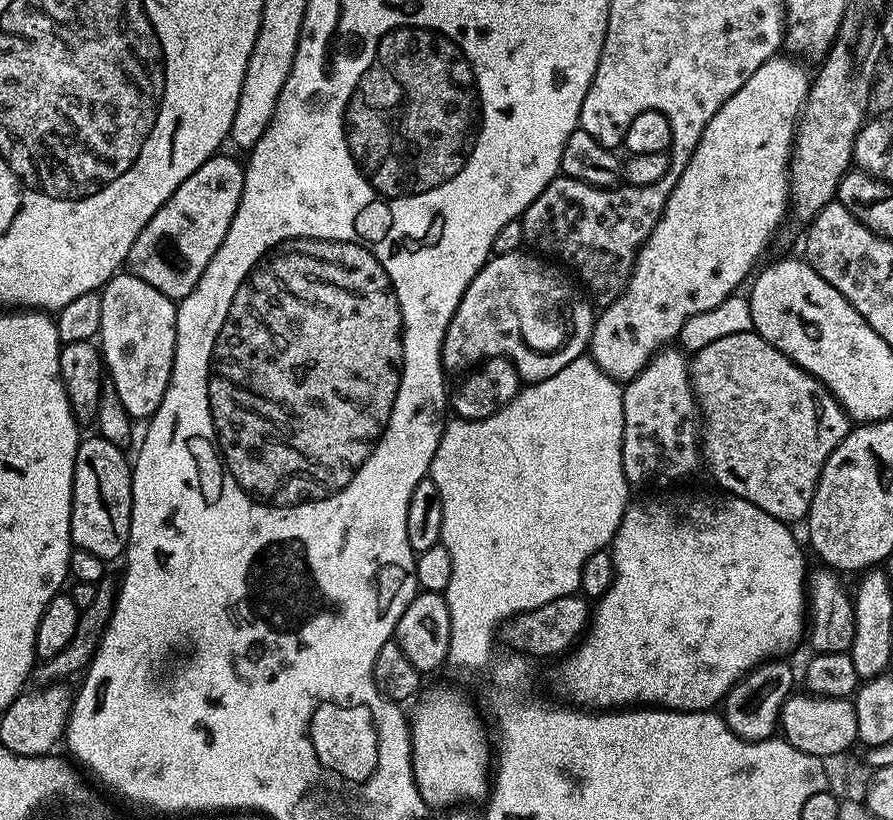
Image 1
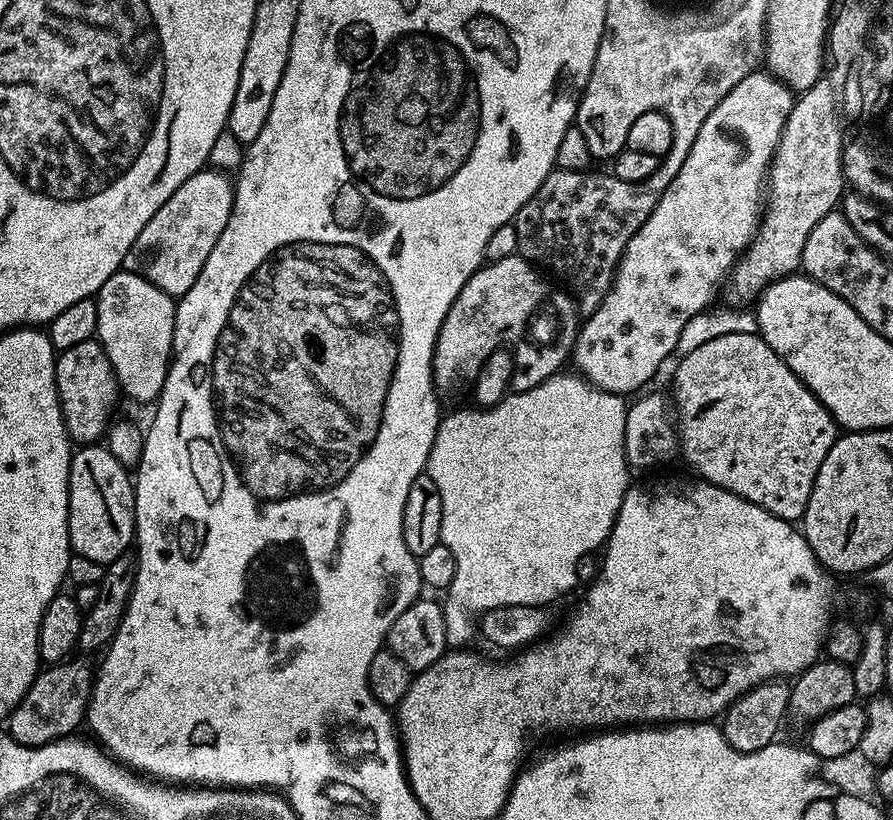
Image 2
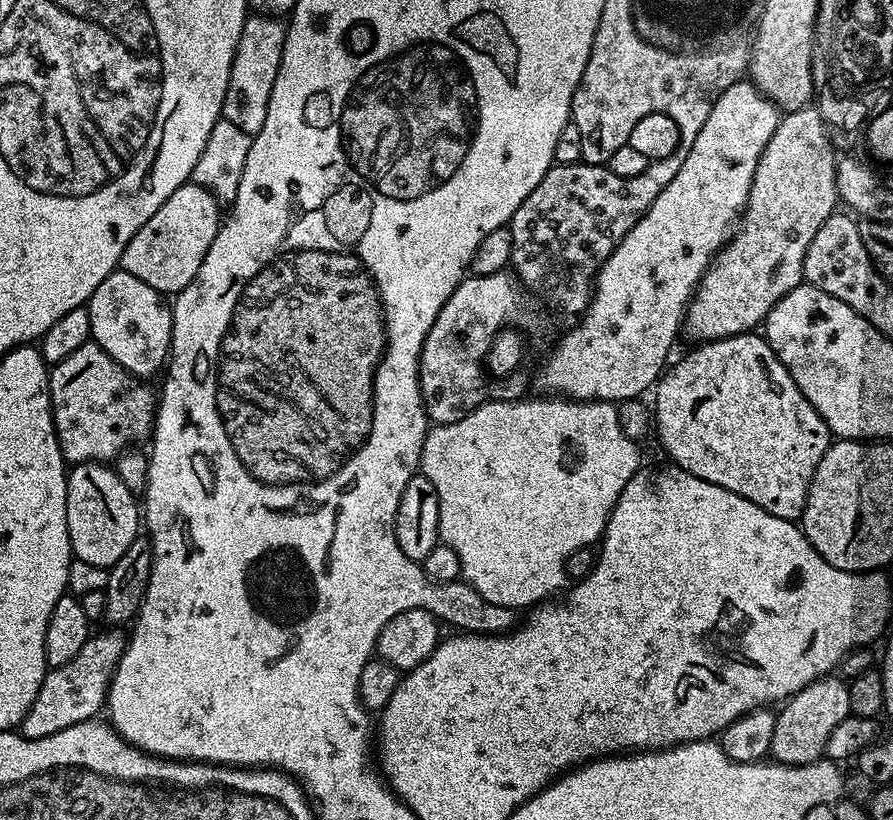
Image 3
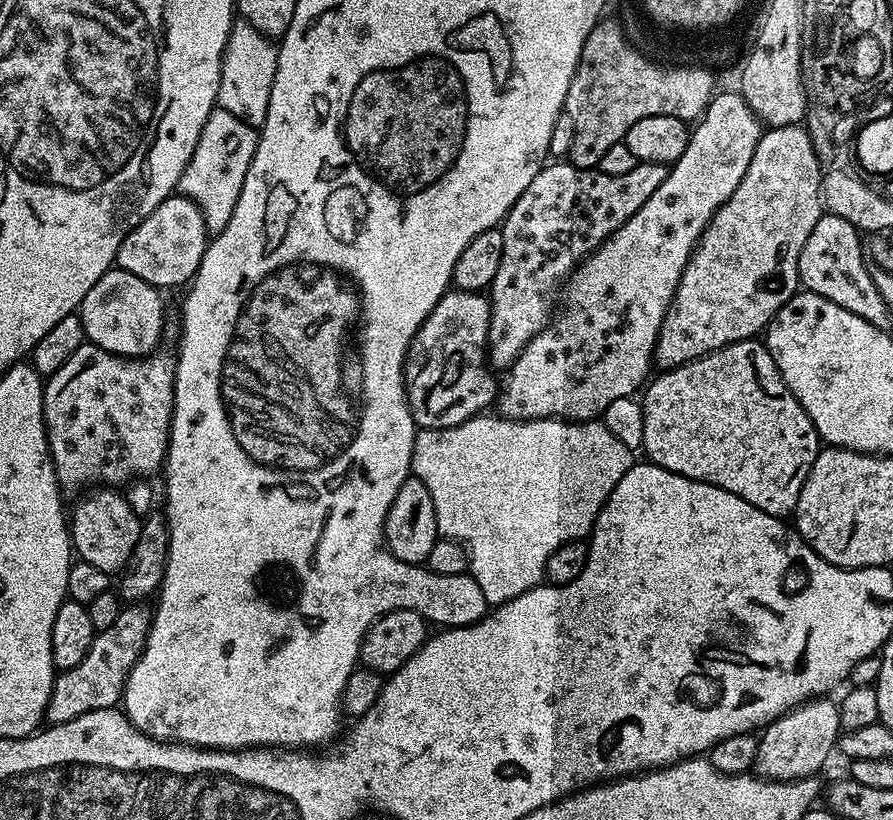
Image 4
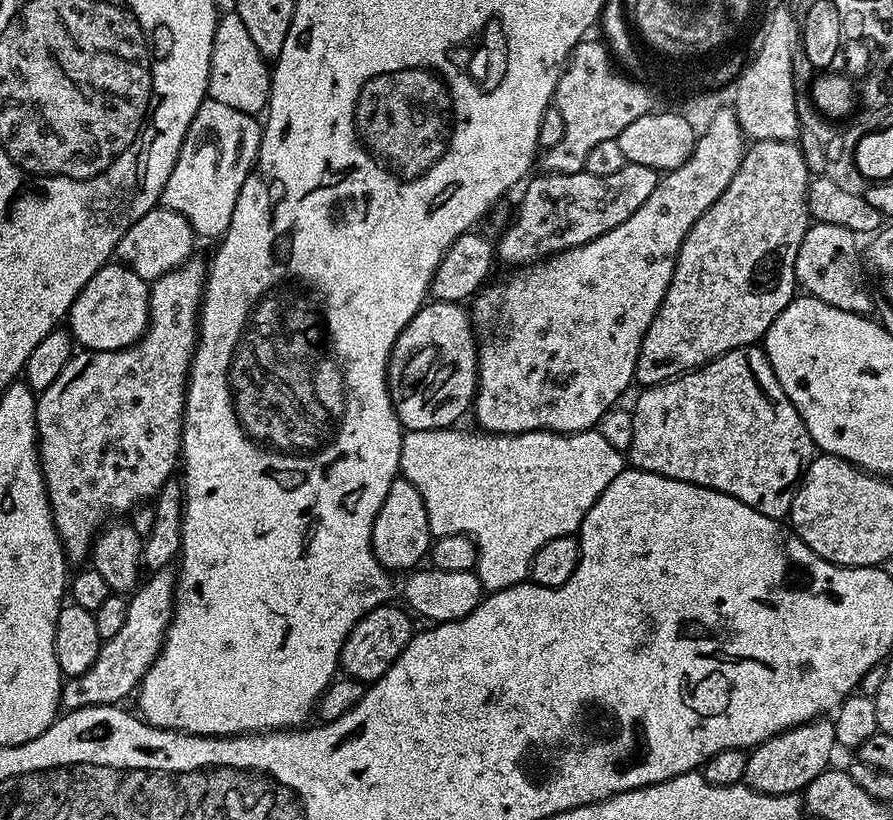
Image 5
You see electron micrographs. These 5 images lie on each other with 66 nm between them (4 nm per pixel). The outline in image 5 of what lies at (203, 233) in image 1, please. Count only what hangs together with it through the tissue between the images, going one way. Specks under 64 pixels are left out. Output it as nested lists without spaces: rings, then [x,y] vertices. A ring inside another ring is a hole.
[[[157,206],[142,214],[142,218],[138,218],[138,222],[134,222],[134,226],[122,234],[114,256],[125,268],[134,270],[134,274],[151,282],[189,260],[193,255],[192,240],[194,233],[187,218],[174,210]]]

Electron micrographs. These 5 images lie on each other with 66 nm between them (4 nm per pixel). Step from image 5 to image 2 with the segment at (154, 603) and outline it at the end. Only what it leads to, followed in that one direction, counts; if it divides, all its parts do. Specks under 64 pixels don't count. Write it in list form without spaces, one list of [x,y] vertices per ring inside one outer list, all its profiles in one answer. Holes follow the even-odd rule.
[[[77,658],[69,659],[36,673],[36,680],[30,690],[18,702],[18,706],[6,718],[6,731],[19,744],[37,748],[55,740],[62,740],[73,735],[76,727],[86,720],[88,701],[92,699],[93,665],[83,664]]]

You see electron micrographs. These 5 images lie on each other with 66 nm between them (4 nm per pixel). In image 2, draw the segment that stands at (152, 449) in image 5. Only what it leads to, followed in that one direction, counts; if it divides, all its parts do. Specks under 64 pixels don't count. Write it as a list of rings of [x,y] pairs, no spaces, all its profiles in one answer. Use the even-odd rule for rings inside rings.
[[[99,339],[80,342],[57,355],[56,389],[70,439],[80,446],[97,443],[107,433],[114,416],[112,411],[116,408],[116,399],[122,396],[114,370]]]

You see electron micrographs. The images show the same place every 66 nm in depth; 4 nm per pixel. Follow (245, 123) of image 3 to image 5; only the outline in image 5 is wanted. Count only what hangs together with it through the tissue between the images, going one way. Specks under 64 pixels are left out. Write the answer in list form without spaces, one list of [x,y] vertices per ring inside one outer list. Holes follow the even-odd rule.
[[[228,10],[225,16],[223,13],[216,21],[208,96],[226,106],[234,106],[246,114],[259,117],[267,109],[271,89],[272,73],[269,61],[265,60],[258,46],[254,46],[242,18],[238,18],[235,10]]]

